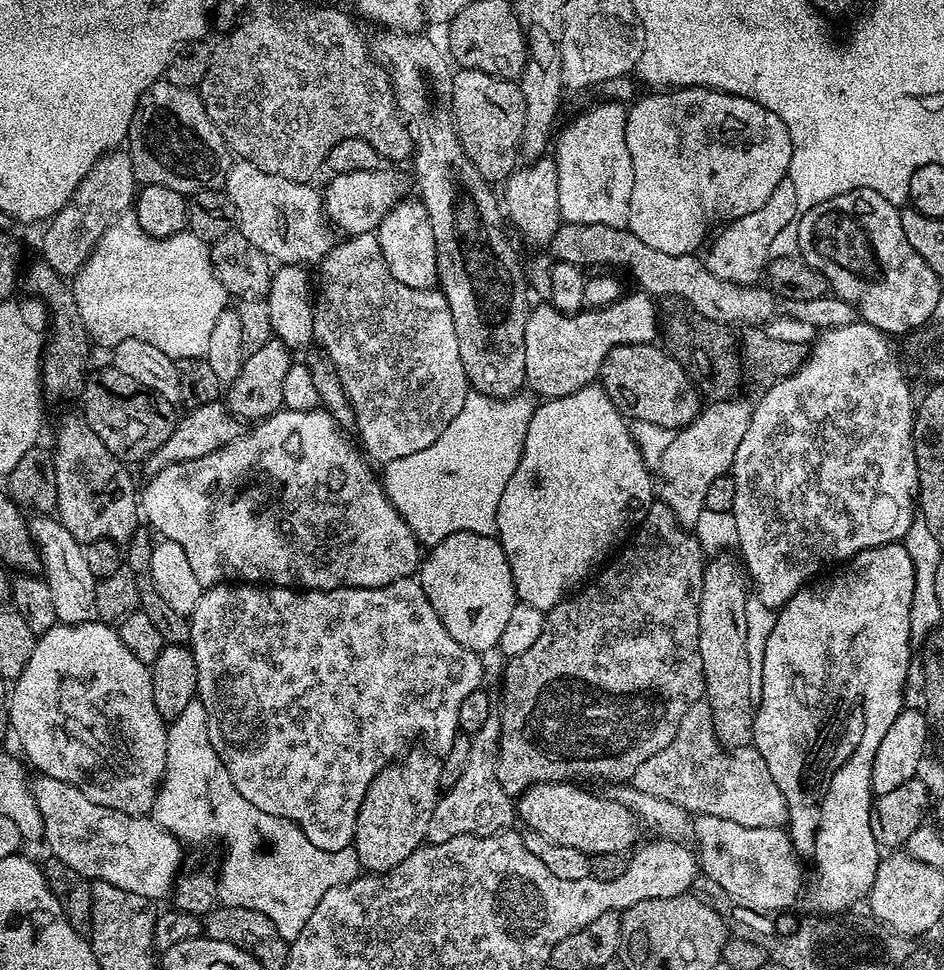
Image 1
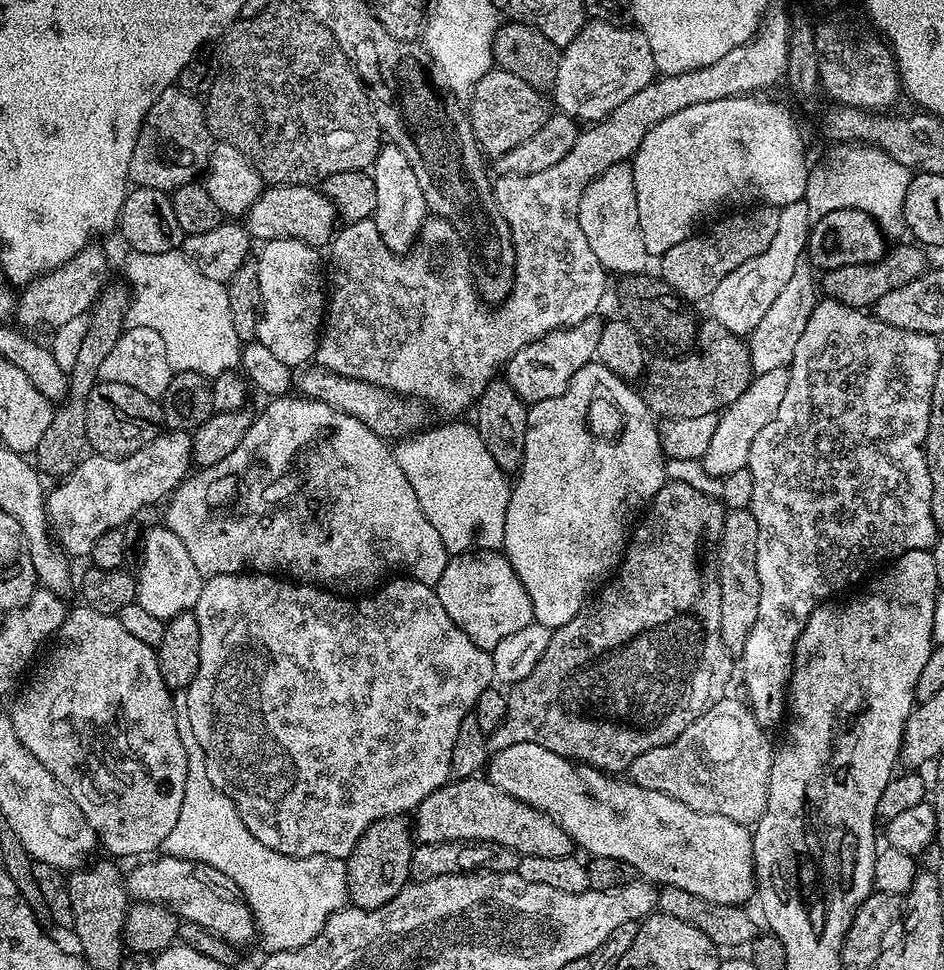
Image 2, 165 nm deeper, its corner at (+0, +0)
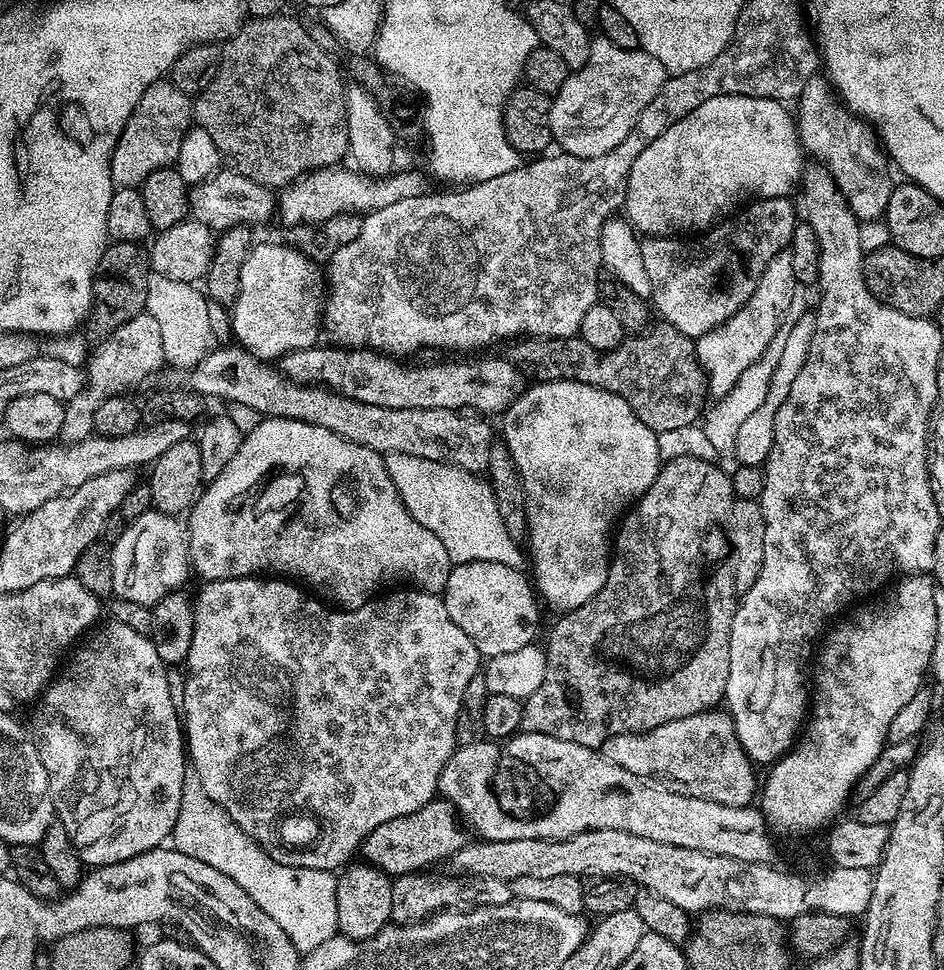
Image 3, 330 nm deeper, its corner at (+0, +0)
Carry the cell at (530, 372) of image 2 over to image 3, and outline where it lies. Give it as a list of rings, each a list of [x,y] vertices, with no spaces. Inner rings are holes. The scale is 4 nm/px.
[[[358,346],[331,347],[299,348],[288,352],[278,361],[279,371],[295,384],[321,384],[351,400],[394,410],[454,409],[503,414],[526,387],[525,373],[507,358],[474,363],[403,364],[400,361],[403,359],[378,350],[363,350]]]

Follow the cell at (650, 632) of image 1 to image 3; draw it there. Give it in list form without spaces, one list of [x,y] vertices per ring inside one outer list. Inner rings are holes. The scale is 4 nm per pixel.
[[[676,456],[673,460],[665,459],[660,466],[658,478],[646,490],[646,494],[637,500],[634,507],[623,517],[614,536],[614,551],[610,556],[606,586],[586,602],[586,606],[578,606],[578,610],[563,613],[560,620],[548,632],[548,644],[544,648],[546,658],[546,678],[542,678],[542,686],[534,690],[524,701],[521,729],[526,732],[550,734],[563,740],[580,740],[580,731],[584,728],[583,708],[589,712],[588,720],[605,728],[608,736],[622,735],[624,732],[649,732],[666,722],[674,722],[678,718],[690,718],[699,712],[707,712],[717,707],[726,694],[726,682],[730,678],[730,630],[732,619],[736,613],[737,597],[727,579],[704,580],[704,568],[700,565],[700,551],[704,548],[704,535],[712,527],[719,525],[724,515],[730,510],[733,502],[732,478],[727,471],[723,472],[716,464],[703,460],[700,456]]]

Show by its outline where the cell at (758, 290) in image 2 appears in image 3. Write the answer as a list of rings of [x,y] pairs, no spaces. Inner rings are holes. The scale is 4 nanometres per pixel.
[[[791,251],[779,252],[769,262],[751,298],[728,321],[695,341],[696,361],[704,371],[706,388],[711,395],[713,392],[716,398],[727,396],[728,391],[764,357],[764,351],[774,343],[781,331],[780,323],[791,310],[796,291],[798,285],[794,278]]]

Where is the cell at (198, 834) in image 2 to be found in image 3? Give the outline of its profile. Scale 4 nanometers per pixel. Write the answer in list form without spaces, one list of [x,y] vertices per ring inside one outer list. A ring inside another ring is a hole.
[[[188,770],[184,773],[184,789],[182,790],[182,806],[178,810],[176,825],[170,837],[175,851],[181,856],[189,856],[195,860],[214,866],[214,870],[222,870],[226,878],[234,878],[238,886],[242,886],[244,895],[254,898],[254,902],[282,930],[286,930],[286,938],[294,942],[301,954],[313,952],[322,942],[337,935],[338,902],[336,901],[337,877],[326,870],[286,866],[282,862],[274,862],[268,849],[263,848],[257,840],[250,838],[202,790],[202,782],[198,774]]]

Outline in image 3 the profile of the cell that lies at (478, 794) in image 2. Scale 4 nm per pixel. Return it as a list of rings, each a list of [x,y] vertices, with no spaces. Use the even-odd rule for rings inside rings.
[[[433,798],[426,806],[414,810],[414,814],[402,814],[402,818],[390,818],[390,822],[382,822],[360,845],[359,855],[363,863],[371,864],[389,878],[410,876],[423,873],[431,864],[451,861],[458,850],[466,843],[465,825],[452,803],[443,798]]]

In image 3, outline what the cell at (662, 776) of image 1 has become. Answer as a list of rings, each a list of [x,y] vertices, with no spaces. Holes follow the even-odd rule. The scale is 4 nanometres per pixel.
[[[727,711],[699,712],[690,718],[678,718],[674,722],[666,722],[649,732],[624,732],[622,735],[608,736],[605,741],[602,755],[610,762],[614,762],[614,766],[622,766],[622,770],[634,774],[639,780],[647,780],[674,794],[704,798],[710,802],[718,802],[722,806],[738,808],[749,807],[757,799],[757,769],[744,753],[744,747],[738,742],[734,722]]]

